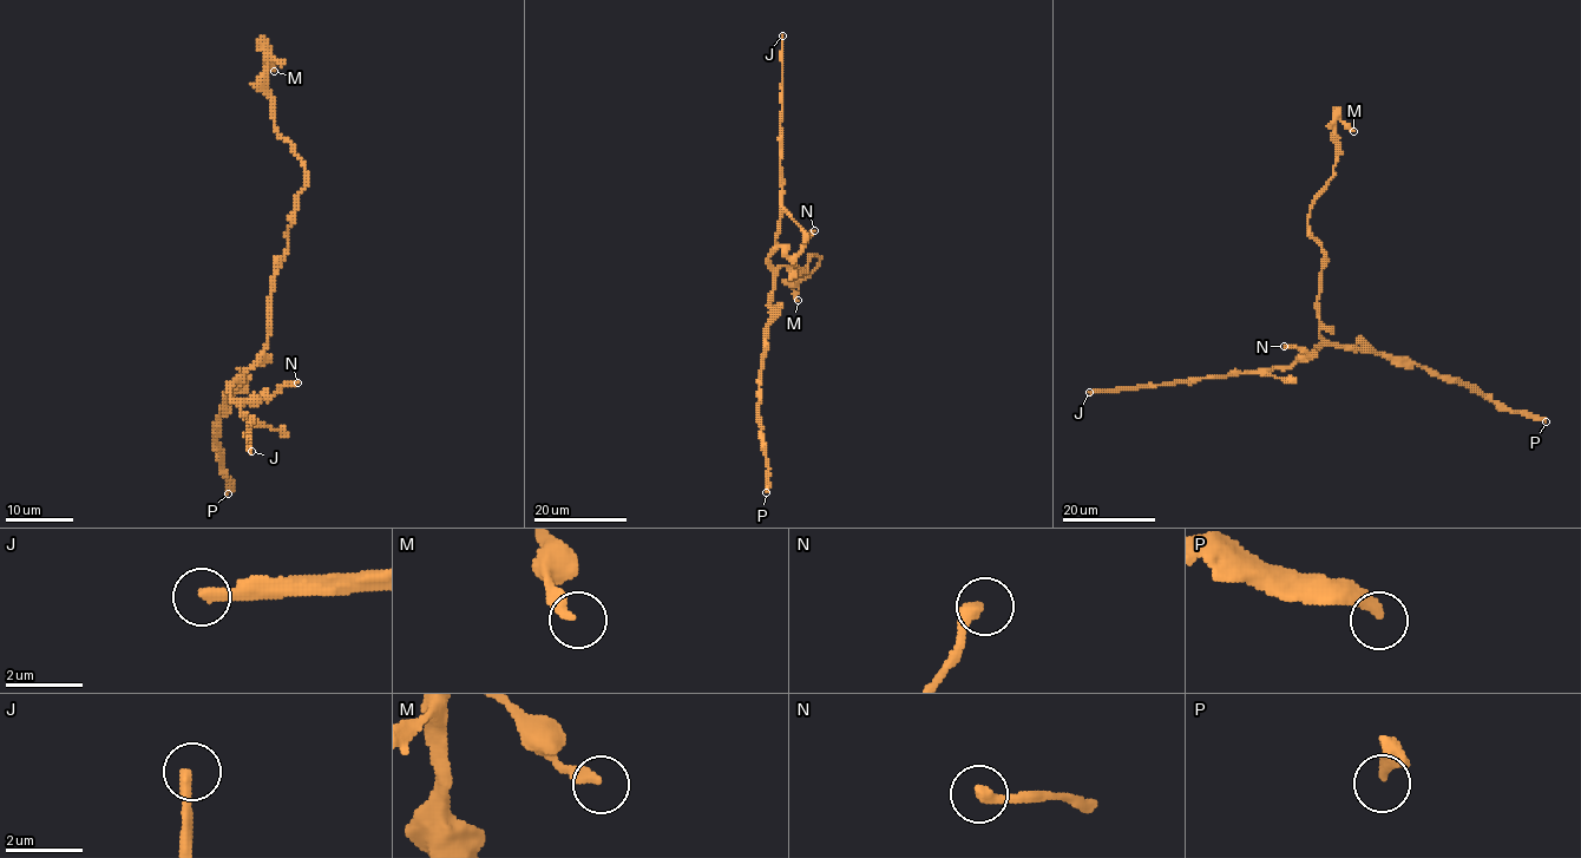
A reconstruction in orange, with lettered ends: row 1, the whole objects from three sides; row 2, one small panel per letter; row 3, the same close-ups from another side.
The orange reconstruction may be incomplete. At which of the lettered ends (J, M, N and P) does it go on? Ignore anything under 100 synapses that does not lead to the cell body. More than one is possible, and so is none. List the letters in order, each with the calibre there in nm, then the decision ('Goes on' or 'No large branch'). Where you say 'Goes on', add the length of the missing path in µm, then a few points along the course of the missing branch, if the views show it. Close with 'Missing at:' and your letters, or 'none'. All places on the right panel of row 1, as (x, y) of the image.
J: Thickness 280 nm. Goes on. Missing length about 110 µm
M: Thickness 280 nm. No large branch
N: Thickness 320 nm. No large branch
P: Thickness 280 nm. No large branch
Missing at: J

